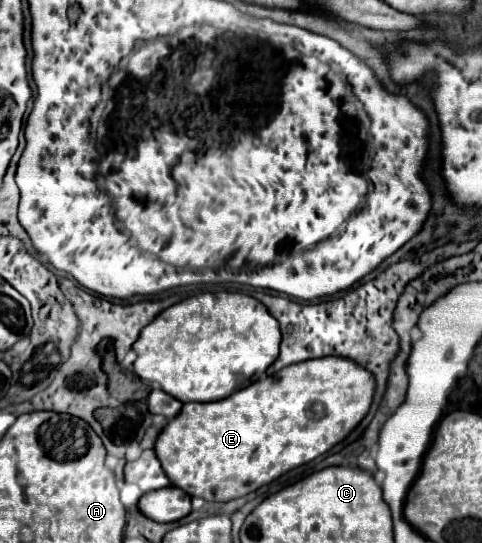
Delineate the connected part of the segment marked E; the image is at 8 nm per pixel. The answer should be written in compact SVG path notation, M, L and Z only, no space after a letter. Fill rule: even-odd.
M342 356L304 360L302 364L290 364L290 368L282 368L282 372L252 382L250 386L234 392L224 400L206 404L184 404L180 414L172 418L158 436L154 450L172 486L178 486L190 496L200 496L210 502L228 502L246 496L264 484L270 484L292 468L308 464L316 456L328 452L332 446L342 442L368 414L374 392L374 374L366 372L366 368L358 368L354 360L342 360ZM176 448L182 448L182 452L178 454ZM184 448L190 448L190 458L186 456Z

